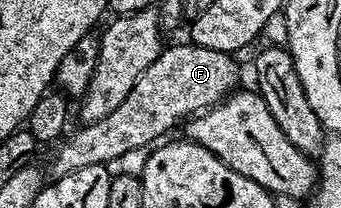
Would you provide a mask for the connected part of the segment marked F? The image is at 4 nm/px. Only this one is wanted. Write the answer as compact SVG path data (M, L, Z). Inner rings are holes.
M191 42L165 47L158 58L142 70L142 78L134 82L134 90L130 90L129 96L111 114L80 126L72 137L69 135L59 145L61 148L57 150L47 175L52 180L61 180L66 174L74 174L74 170L95 164L105 165L112 158L122 157L126 150L155 145L169 135L167 132L175 124L183 125L189 118L207 112L237 87L236 64L232 60L235 59L227 52L206 50L206 46Z

